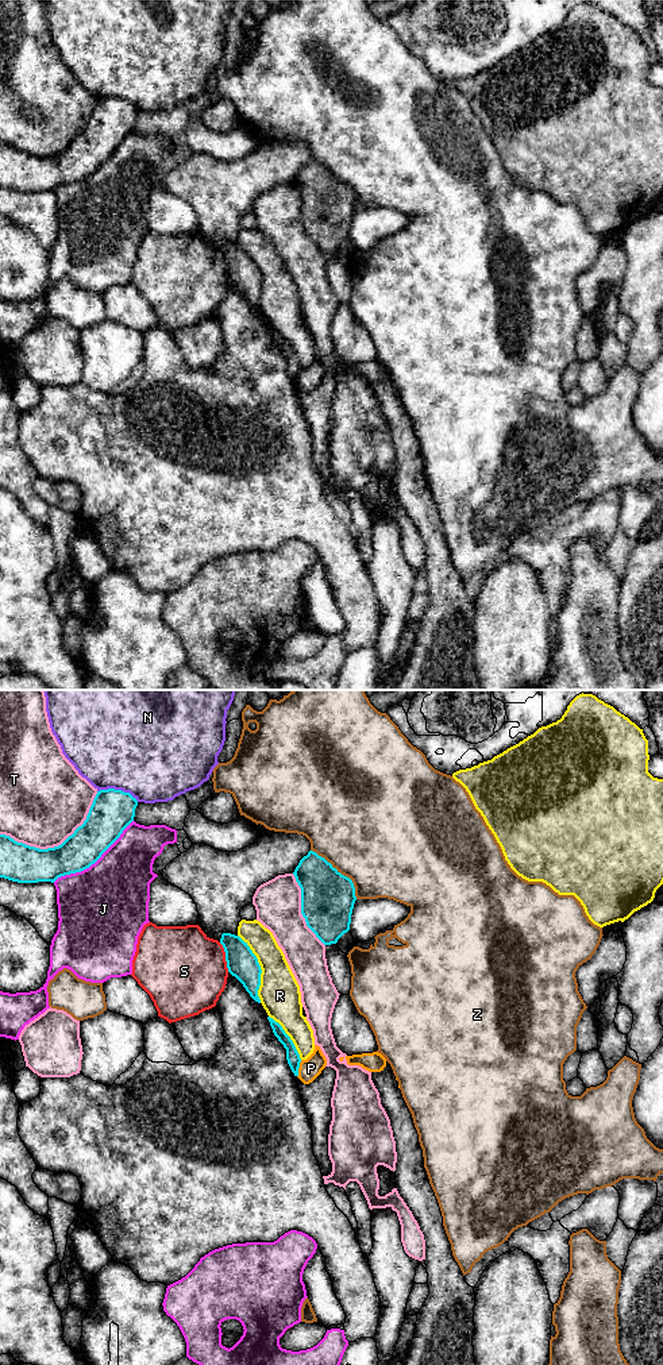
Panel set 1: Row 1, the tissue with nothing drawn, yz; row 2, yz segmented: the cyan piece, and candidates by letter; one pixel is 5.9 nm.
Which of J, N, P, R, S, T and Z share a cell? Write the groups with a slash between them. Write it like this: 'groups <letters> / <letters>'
groups J / N / P / R / S / T / Z

